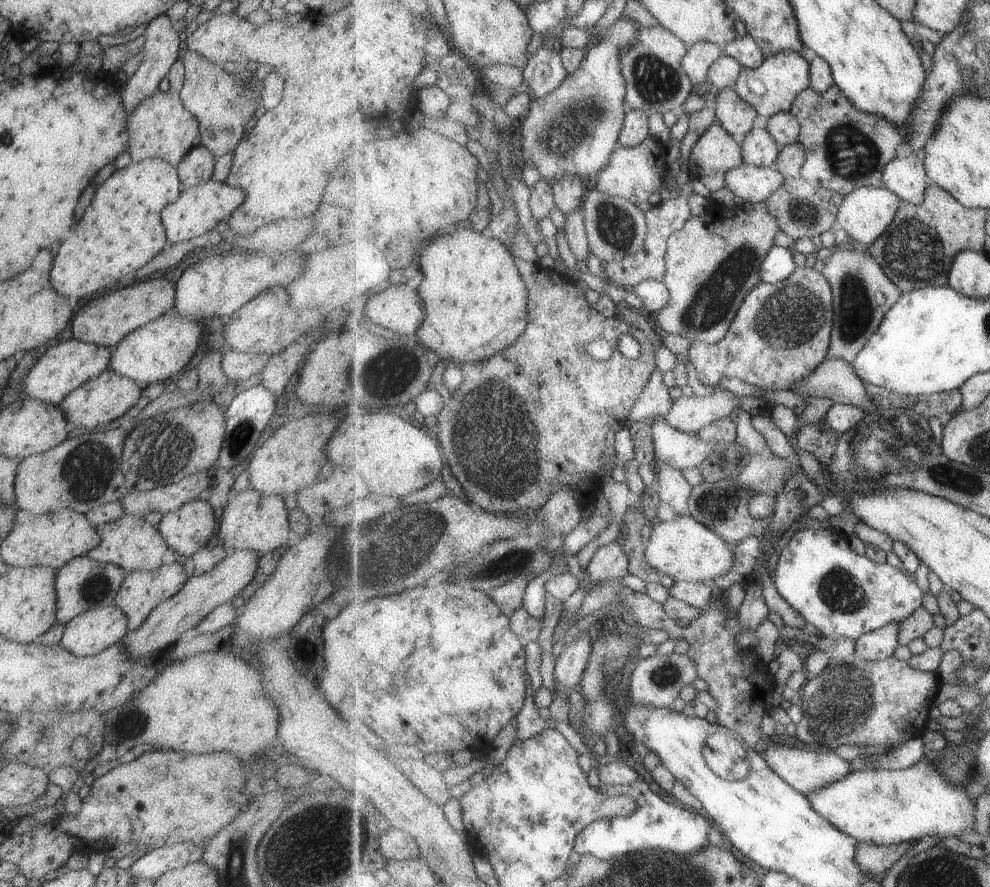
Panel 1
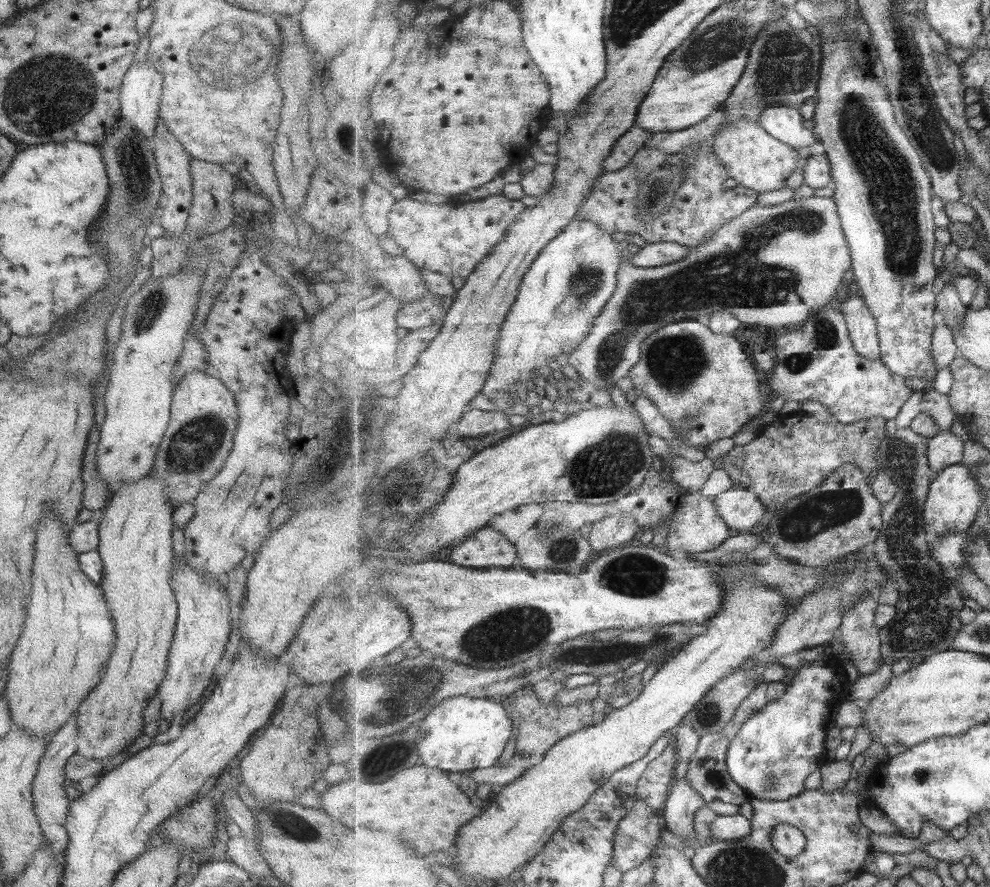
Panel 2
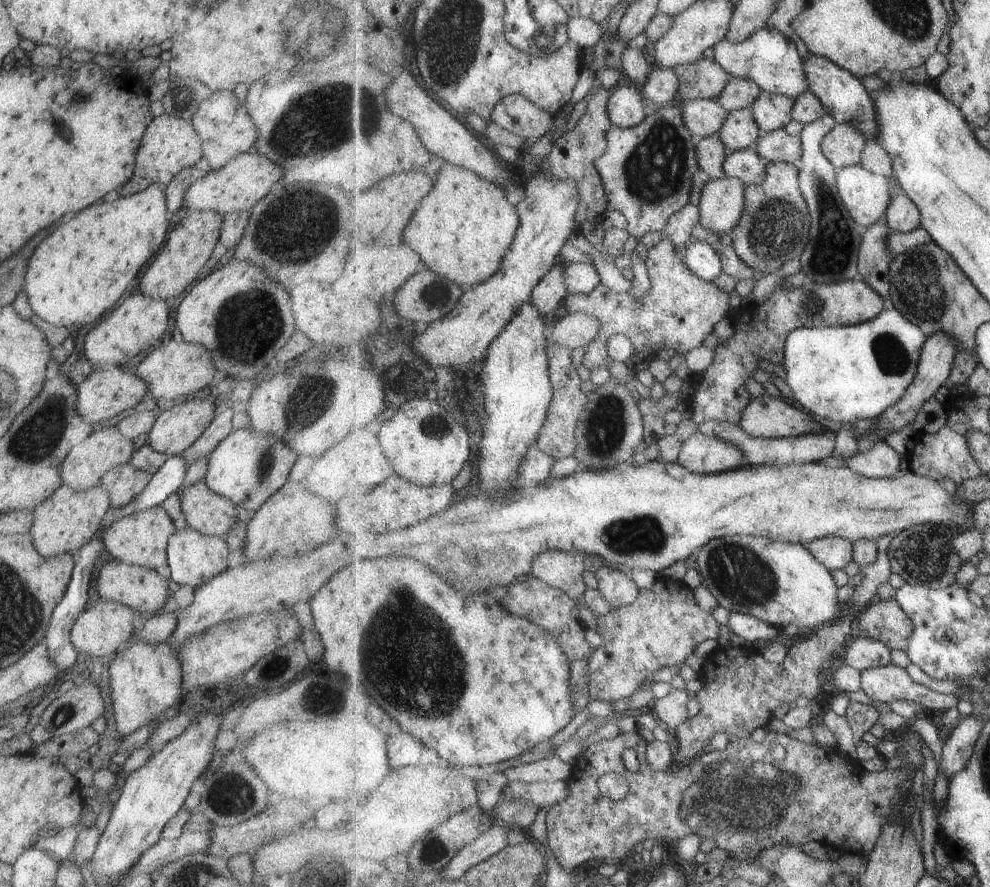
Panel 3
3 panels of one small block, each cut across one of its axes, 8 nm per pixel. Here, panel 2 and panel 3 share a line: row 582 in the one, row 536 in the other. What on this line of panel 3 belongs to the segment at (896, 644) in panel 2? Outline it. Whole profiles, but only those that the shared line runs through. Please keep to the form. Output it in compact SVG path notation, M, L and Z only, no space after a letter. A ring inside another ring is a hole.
M922 524L898 533L892 546L890 546L890 558L892 560L894 573L897 573L906 583L917 586L926 586L927 588L947 588L954 584L958 578L958 572L964 566L962 556L954 546L958 533L951 526L942 526L942 524Z

